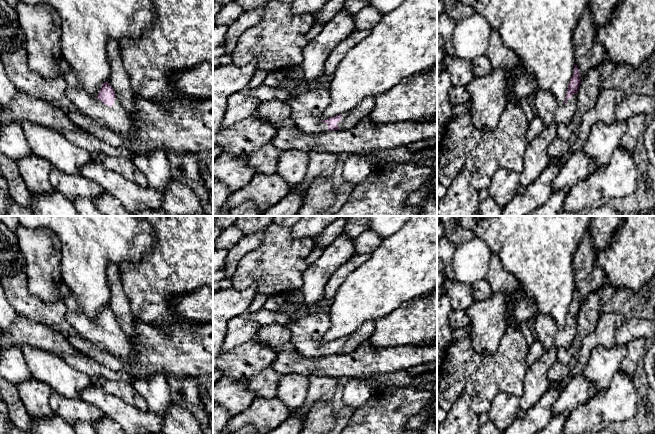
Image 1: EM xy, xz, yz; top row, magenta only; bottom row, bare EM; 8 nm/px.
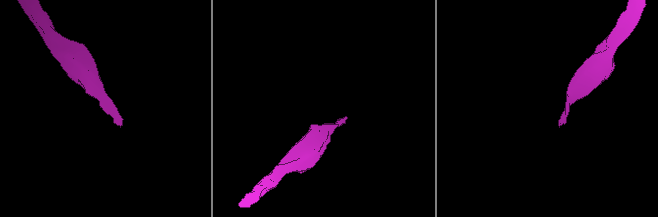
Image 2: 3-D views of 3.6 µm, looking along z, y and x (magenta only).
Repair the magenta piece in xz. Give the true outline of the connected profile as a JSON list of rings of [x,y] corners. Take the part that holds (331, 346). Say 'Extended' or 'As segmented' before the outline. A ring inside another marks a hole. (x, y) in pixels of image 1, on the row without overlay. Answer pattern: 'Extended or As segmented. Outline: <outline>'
Extended. Outline: [[[325,310],[307,314],[292,313],[289,317],[286,327],[291,332],[291,343],[296,351],[306,358],[338,354],[348,340],[348,337],[343,337],[326,344],[321,343],[331,326]]]

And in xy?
Extended. Outline: [[[59,282],[63,302],[66,306],[66,320],[81,336],[123,360],[134,354],[134,345],[116,321],[109,307],[104,306],[98,319],[90,318],[81,307],[76,296]]]

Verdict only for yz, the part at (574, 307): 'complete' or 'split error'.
split error

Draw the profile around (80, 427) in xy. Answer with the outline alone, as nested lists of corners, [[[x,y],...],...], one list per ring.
[[[77,422],[71,426],[76,434],[98,434],[93,425],[87,422]]]

